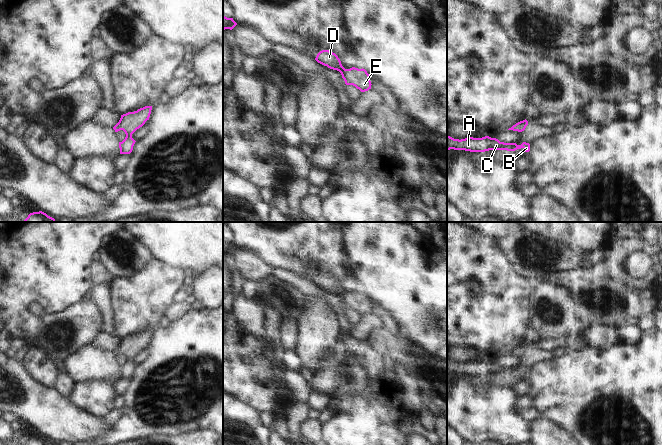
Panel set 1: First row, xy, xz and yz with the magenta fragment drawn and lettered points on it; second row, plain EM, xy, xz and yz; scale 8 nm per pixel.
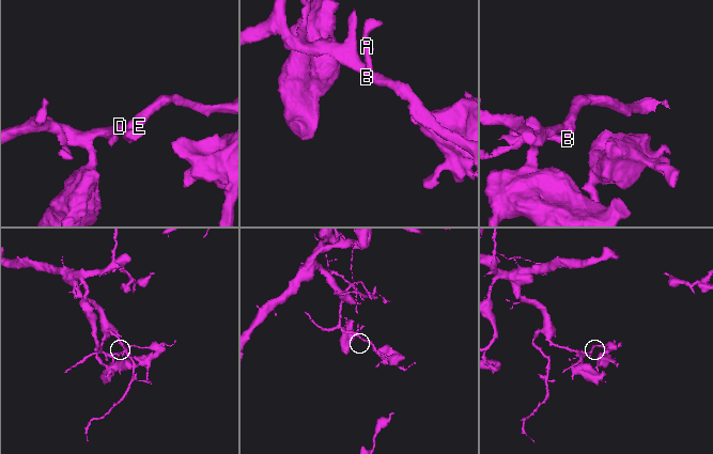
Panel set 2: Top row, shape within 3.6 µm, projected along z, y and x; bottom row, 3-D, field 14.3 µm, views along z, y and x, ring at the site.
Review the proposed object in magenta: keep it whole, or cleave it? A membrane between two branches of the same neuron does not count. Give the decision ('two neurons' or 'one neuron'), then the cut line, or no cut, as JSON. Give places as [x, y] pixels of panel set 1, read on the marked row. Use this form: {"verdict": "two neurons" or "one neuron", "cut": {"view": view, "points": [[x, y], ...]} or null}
{"verdict": "one neuron", "cut": null}

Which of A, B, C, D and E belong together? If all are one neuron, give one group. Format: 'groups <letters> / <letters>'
groups A B C D E

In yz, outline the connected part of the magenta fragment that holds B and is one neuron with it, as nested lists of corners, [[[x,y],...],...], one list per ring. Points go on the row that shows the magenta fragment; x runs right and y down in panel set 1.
[[[447,135],[447,150],[465,150],[470,152],[485,152],[489,150],[507,150],[515,151],[517,149],[524,149],[524,152],[530,151],[530,144],[523,142],[521,145],[516,143],[500,142],[496,138],[485,136],[482,138],[468,137],[465,139],[454,139]]]

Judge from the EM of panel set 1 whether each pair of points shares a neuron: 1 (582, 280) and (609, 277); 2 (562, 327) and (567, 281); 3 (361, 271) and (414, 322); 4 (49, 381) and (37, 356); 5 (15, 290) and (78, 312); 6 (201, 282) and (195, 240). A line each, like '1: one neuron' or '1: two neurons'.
1: one neuron
2: two neurons
3: one neuron
4: one neuron
5: two neurons
6: two neurons

